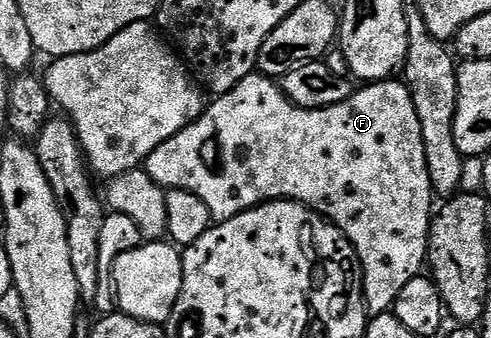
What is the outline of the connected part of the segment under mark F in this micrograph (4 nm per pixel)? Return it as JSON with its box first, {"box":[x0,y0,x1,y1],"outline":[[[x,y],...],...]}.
{"box":[142,73,434,317],"outline":[[[253,73],[247,75],[242,81],[238,81],[238,85],[234,85],[234,89],[230,89],[226,94],[213,98],[211,102],[205,106],[204,113],[199,115],[199,117],[194,120],[193,123],[187,123],[178,134],[174,137],[170,137],[162,145],[158,145],[158,149],[154,149],[154,153],[150,153],[150,157],[145,159],[142,167],[143,170],[148,172],[148,178],[154,180],[154,182],[165,189],[171,189],[173,191],[189,191],[194,193],[194,197],[202,197],[202,201],[206,205],[206,209],[210,209],[213,220],[223,221],[234,217],[238,213],[243,211],[248,211],[251,207],[259,207],[260,204],[269,201],[275,201],[278,199],[290,199],[294,203],[303,203],[305,207],[311,209],[311,211],[317,211],[319,215],[324,216],[328,219],[334,226],[343,233],[345,237],[350,241],[350,245],[354,250],[356,250],[356,258],[360,260],[360,274],[364,280],[364,305],[368,309],[369,316],[375,317],[377,315],[382,315],[391,312],[396,305],[396,298],[398,293],[402,293],[402,288],[406,286],[406,281],[417,278],[421,274],[420,266],[423,268],[425,266],[426,260],[428,258],[428,229],[432,226],[432,216],[434,214],[434,206],[432,207],[432,199],[434,200],[434,192],[432,190],[432,182],[430,181],[430,173],[426,169],[426,153],[424,152],[424,146],[422,145],[422,125],[418,125],[418,113],[414,109],[414,101],[410,97],[408,92],[408,87],[403,81],[397,81],[395,78],[385,79],[383,81],[372,81],[367,85],[361,86],[361,89],[353,90],[352,96],[346,101],[342,101],[338,105],[330,105],[329,107],[323,107],[322,109],[302,109],[301,107],[296,107],[289,99],[284,95],[284,90],[280,88],[279,82],[273,81],[269,76],[262,75],[259,73]]]}

